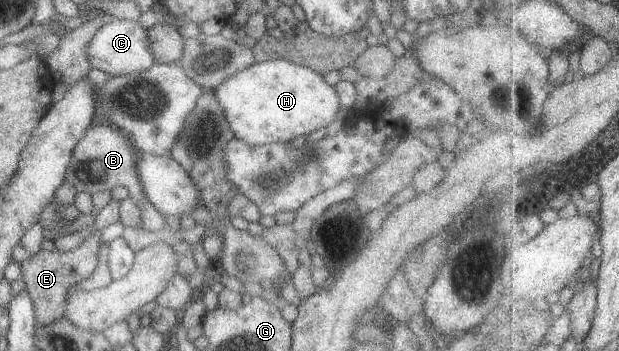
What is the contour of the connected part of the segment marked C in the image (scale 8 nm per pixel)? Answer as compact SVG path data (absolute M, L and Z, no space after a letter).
M111 19L97 29L85 47L90 68L97 68L111 77L147 70L153 63L146 32L137 21Z

